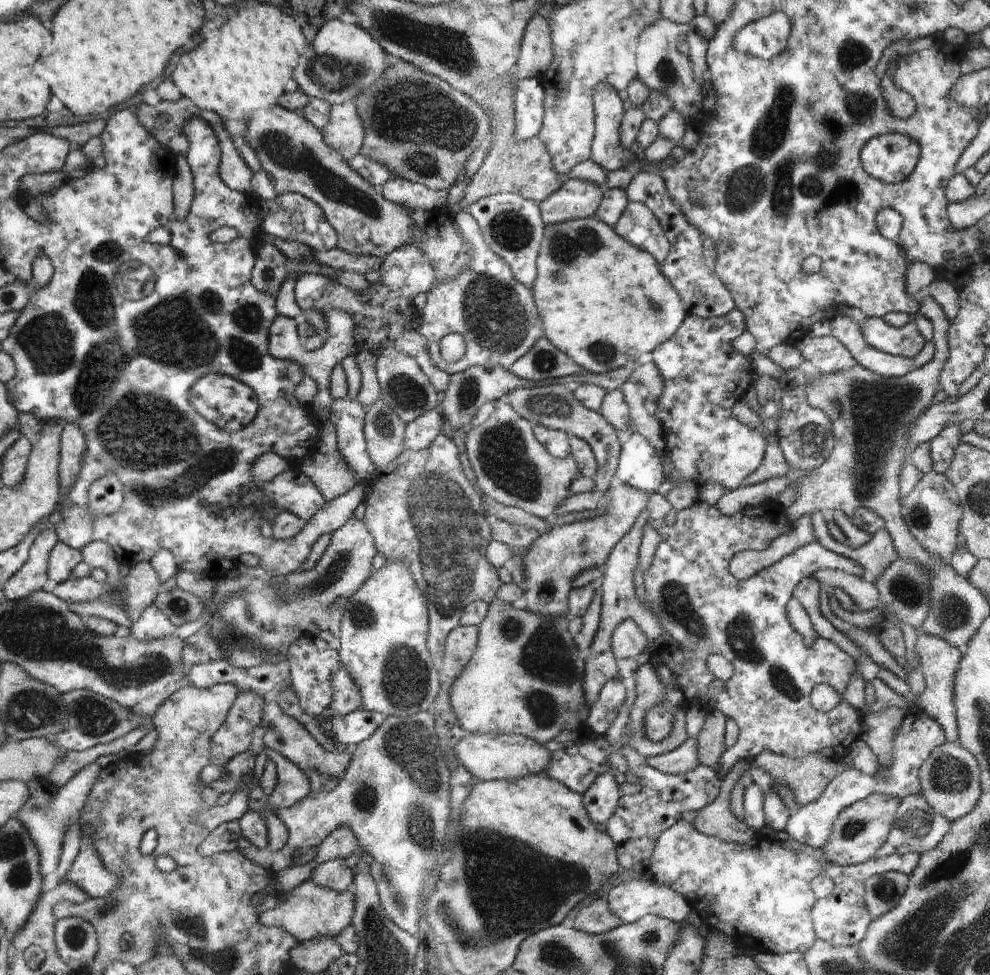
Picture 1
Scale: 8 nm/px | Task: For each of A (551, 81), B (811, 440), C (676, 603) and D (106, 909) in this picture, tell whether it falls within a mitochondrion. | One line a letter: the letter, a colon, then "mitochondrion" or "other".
A: other
B: mitochondrion
C: mitochondrion
D: mitochondrion

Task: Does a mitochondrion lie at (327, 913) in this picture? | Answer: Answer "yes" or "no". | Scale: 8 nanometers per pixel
no

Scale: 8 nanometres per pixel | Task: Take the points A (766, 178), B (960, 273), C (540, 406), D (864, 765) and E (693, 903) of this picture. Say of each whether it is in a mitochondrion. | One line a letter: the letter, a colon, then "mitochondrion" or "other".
A: mitochondrion
B: other
C: mitochondrion
D: other
E: other

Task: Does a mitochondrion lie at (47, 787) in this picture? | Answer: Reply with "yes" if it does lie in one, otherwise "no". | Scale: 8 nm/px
no

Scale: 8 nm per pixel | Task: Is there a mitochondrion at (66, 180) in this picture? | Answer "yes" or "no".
no

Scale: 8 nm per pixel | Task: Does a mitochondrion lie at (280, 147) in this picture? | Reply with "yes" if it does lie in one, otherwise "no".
yes

